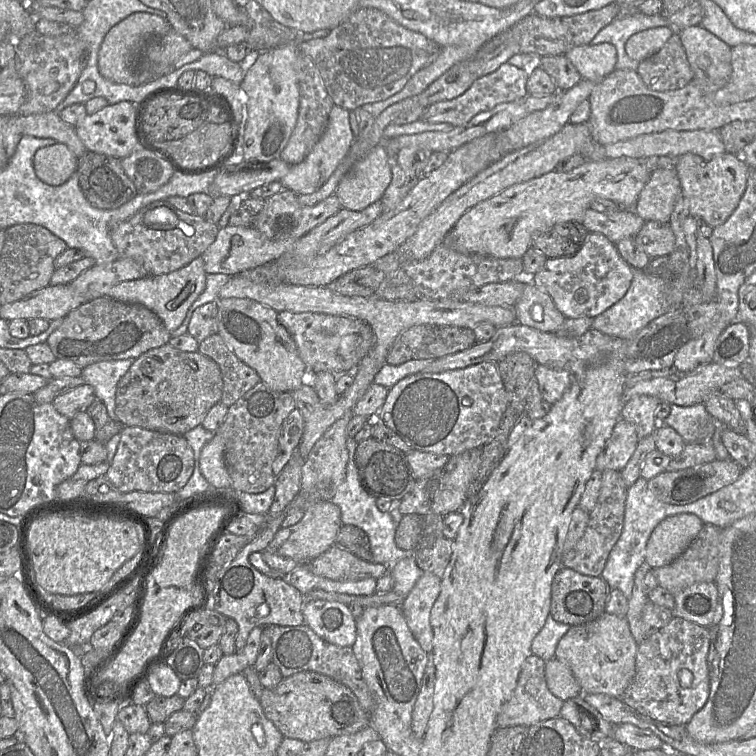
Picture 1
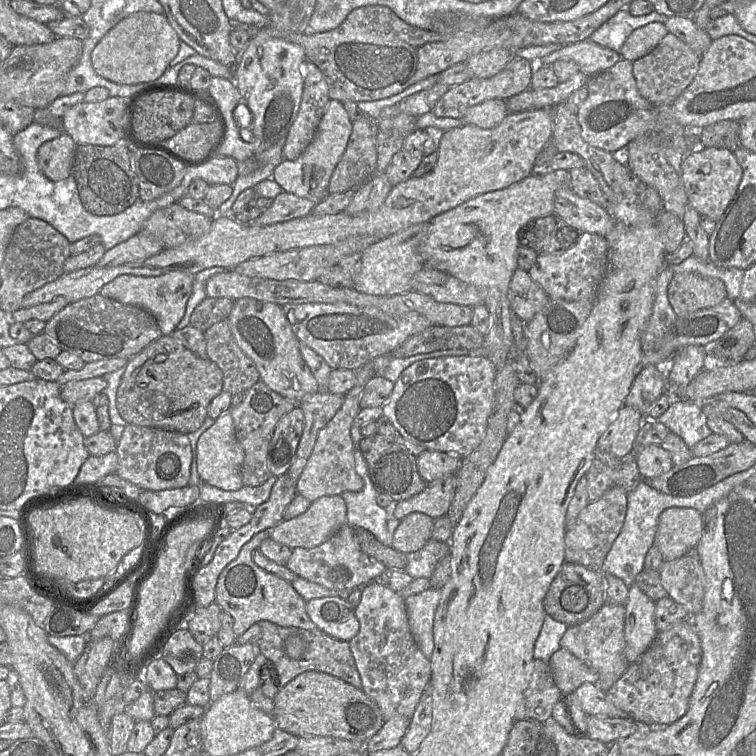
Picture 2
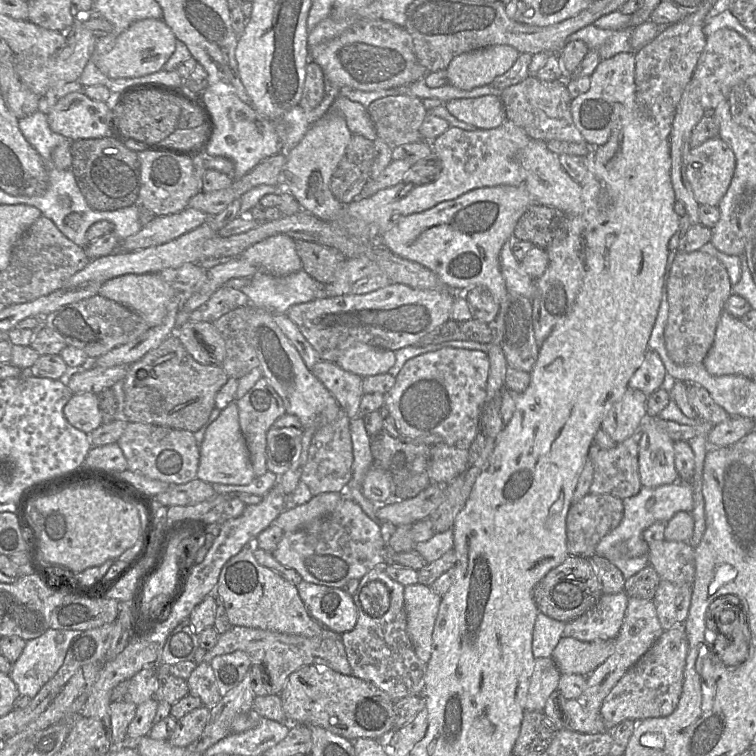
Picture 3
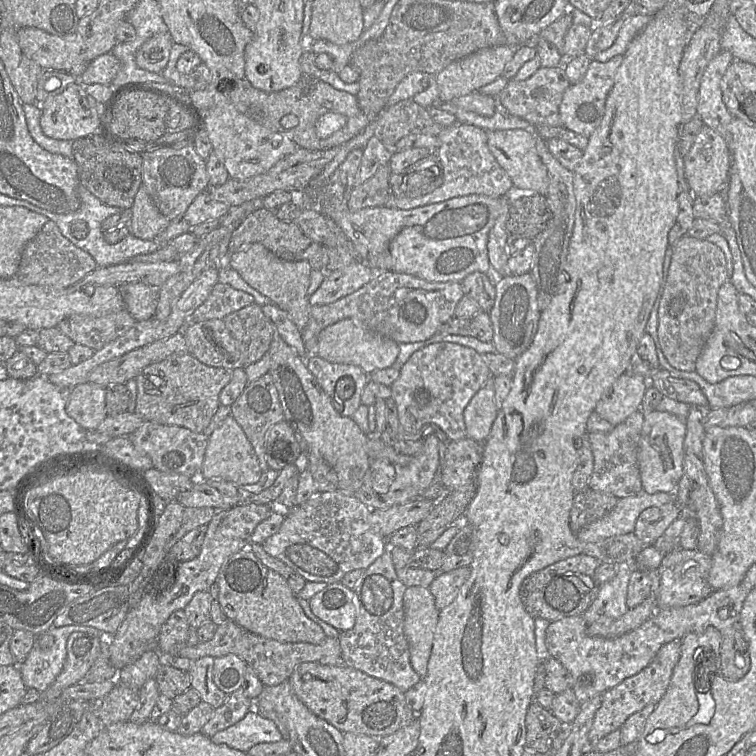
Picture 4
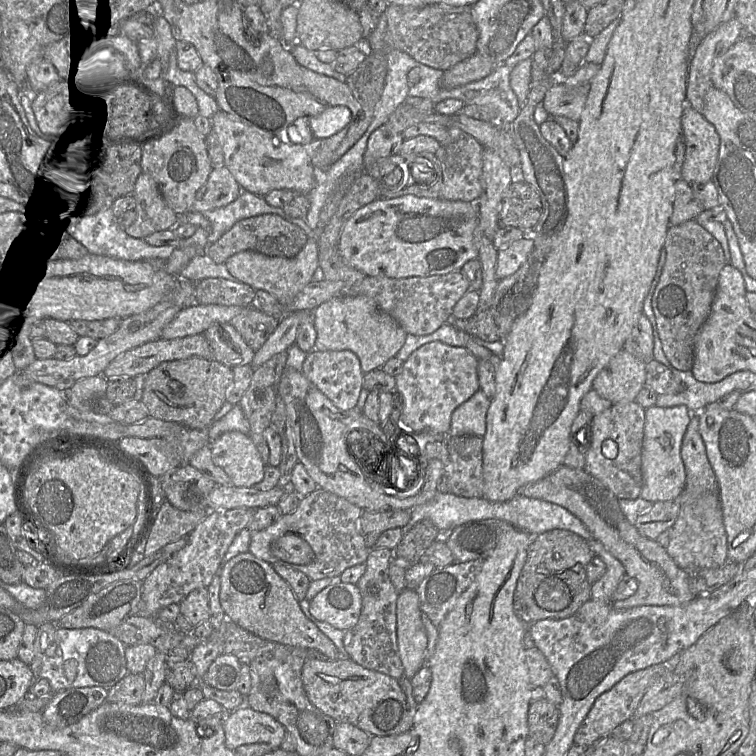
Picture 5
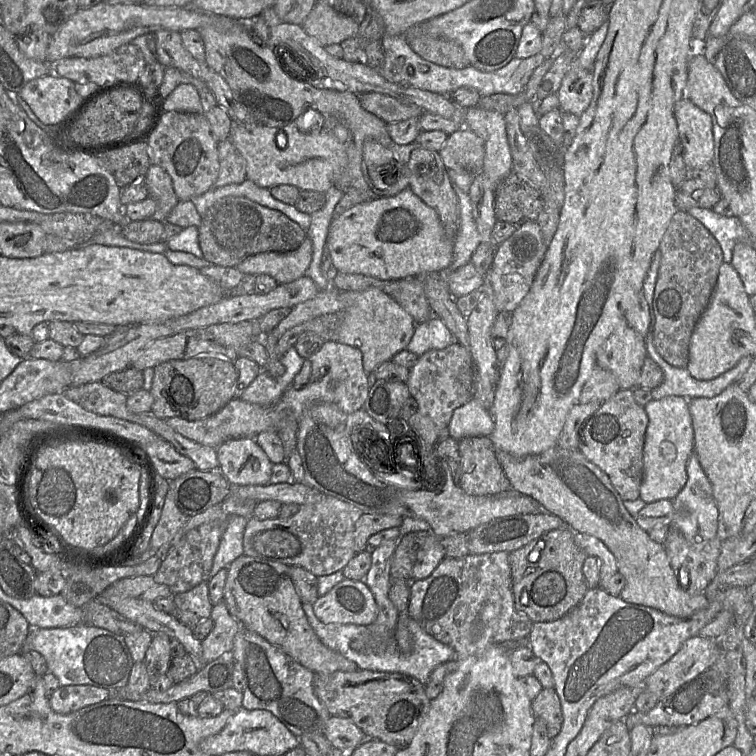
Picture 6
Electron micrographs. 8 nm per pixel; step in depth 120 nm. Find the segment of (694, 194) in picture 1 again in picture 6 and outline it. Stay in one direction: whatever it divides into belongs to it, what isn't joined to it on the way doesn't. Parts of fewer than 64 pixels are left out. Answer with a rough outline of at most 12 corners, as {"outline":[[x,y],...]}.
{"outline":[[685,97],[674,105],[689,170],[712,164],[712,119]]}

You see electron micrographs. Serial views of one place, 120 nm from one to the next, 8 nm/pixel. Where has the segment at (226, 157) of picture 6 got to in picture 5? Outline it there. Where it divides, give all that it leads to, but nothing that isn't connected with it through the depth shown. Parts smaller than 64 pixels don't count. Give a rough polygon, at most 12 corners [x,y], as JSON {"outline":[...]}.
{"outline":[[226,166],[213,167],[193,211],[225,207],[243,190]]}

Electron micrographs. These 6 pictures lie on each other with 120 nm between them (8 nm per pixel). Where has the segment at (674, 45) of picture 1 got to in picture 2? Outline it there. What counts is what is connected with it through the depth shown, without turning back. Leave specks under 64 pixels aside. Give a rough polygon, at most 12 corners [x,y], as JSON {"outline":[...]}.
{"outline":[[668,32],[633,61],[641,96],[668,105],[701,56]]}

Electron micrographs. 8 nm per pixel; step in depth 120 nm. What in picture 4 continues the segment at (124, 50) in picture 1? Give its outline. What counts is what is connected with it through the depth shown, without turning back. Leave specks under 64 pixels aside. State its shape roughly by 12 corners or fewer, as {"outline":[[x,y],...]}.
{"outline":[[170,32],[154,34],[137,50],[136,64],[161,73],[173,43]]}

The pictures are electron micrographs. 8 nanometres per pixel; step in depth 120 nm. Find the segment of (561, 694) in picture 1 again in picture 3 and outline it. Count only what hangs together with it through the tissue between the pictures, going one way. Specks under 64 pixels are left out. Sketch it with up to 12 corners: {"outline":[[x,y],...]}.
{"outline":[[562,637],[552,659],[561,674],[589,676],[615,640]]}

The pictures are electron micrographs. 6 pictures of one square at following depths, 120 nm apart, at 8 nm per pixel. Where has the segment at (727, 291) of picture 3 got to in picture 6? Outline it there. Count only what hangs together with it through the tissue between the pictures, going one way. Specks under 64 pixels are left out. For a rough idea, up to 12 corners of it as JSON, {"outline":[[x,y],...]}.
{"outline":[[683,210],[658,249],[653,342],[686,368],[723,252]]}

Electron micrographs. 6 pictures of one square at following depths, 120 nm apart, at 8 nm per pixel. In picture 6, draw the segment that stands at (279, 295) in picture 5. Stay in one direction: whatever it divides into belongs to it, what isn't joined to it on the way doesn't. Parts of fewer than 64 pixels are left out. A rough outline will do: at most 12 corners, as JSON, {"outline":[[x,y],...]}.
{"outline":[[312,241],[294,251],[257,254],[236,268],[244,274],[266,274],[277,284],[305,276]]}

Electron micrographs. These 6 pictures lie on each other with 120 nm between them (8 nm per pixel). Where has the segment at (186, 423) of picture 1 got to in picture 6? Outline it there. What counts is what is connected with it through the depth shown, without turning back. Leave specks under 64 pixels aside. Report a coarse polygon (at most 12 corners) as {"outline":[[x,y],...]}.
{"outline":[[219,356],[154,367],[151,412],[195,421],[235,398]]}

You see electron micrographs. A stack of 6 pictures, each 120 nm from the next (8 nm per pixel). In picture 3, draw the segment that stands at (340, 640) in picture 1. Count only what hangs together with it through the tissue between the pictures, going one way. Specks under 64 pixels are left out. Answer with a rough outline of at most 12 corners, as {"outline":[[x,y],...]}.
{"outline":[[342,588],[307,603],[309,615],[338,634],[353,630],[357,609]]}

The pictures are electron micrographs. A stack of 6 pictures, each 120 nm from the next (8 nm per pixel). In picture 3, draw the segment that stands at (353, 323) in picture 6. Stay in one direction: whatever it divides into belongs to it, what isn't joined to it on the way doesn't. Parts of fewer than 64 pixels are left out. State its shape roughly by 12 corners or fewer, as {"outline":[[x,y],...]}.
{"outline":[[360,343],[335,364],[366,377],[388,373],[394,351]]}

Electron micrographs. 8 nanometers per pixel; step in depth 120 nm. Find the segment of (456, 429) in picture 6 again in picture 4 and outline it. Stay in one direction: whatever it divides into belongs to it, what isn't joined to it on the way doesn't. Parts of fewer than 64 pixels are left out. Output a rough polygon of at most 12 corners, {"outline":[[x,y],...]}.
{"outline":[[492,374],[464,410],[467,437],[485,441],[496,417]]}

